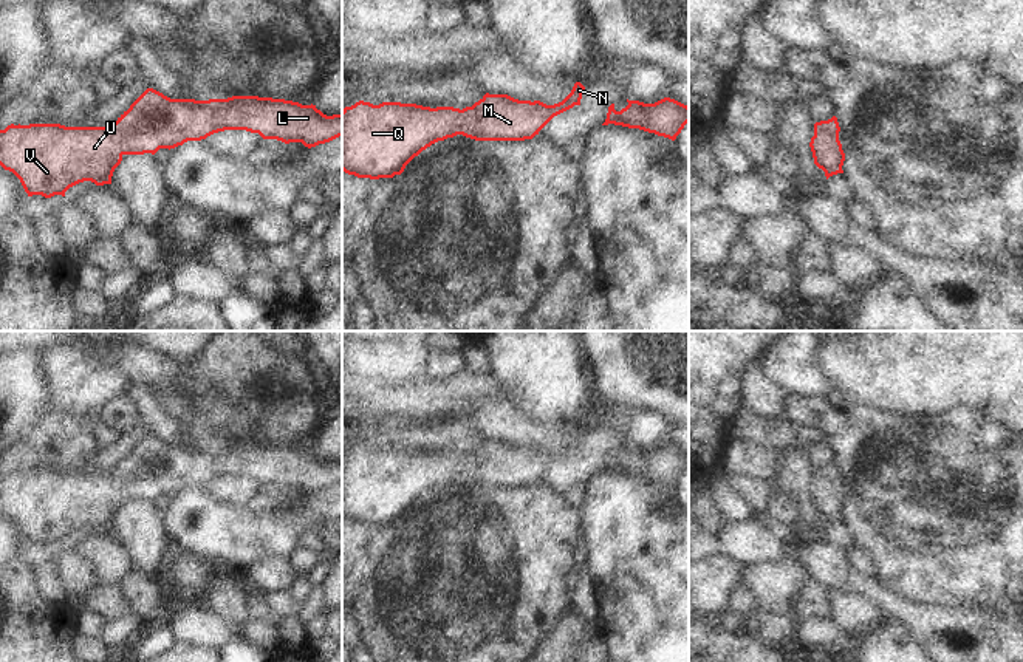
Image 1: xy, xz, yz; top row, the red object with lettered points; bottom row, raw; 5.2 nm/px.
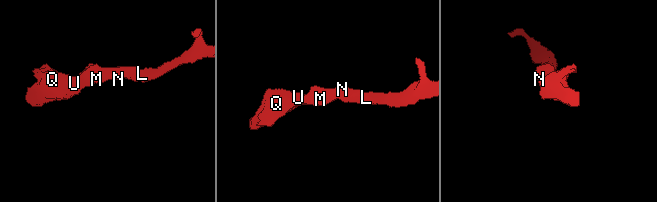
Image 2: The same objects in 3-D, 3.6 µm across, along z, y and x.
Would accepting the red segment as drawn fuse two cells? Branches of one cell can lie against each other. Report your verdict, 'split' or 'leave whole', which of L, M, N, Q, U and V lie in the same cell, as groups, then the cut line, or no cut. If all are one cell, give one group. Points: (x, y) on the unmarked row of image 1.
leave whole; groups L M N Q U V; cut none

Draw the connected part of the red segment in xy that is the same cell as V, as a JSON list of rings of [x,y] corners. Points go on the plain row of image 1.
[[[147,435],[110,473],[65,473],[60,470],[8,472],[0,476],[0,512],[12,518],[28,543],[54,541],[84,527],[96,532],[111,531],[115,515],[124,501],[155,501],[159,495],[175,495],[187,487],[201,487],[224,476],[246,476],[263,486],[285,490],[302,489],[311,495],[342,483],[342,461],[327,462],[316,452],[258,444],[232,442],[228,445],[170,445]]]

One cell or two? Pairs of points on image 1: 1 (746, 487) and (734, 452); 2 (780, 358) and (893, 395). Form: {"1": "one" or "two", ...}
{"1": "two", "2": "two"}

